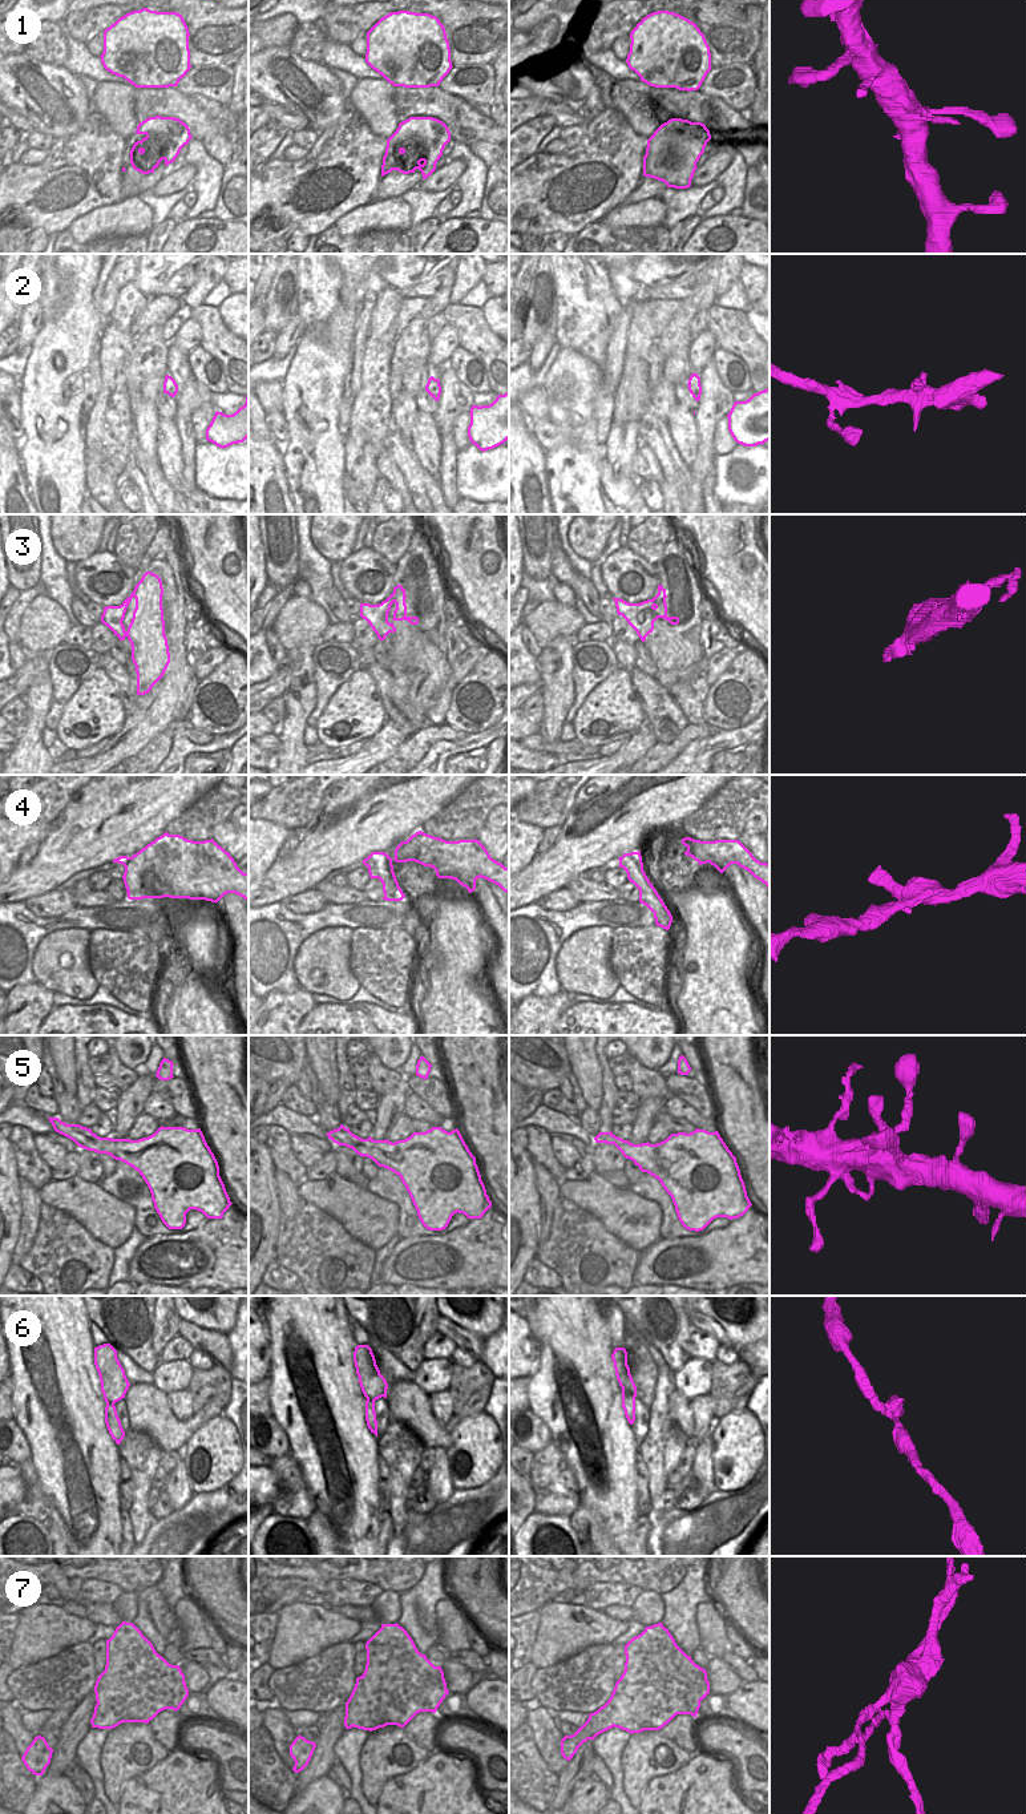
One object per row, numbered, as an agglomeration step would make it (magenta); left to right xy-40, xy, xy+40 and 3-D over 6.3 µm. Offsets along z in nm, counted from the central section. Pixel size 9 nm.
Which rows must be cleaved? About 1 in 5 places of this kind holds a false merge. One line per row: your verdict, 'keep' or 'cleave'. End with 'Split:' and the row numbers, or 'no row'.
1: keep
2: keep
3: keep
4: keep
5: keep
6: keep
7: cleave
Split: 7

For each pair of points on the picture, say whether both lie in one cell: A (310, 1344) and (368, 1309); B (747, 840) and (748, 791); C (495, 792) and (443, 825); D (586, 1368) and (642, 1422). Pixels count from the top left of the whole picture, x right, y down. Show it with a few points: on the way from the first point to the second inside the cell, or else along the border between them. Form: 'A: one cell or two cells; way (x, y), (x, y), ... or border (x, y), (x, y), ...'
A: two cells; border (346, 1309), (352, 1321)
B: two cells; border (743, 831), (738, 839)
C: one cell; way (481, 796), (456, 821)
D: two cells; border (630, 1425), (638, 1442)

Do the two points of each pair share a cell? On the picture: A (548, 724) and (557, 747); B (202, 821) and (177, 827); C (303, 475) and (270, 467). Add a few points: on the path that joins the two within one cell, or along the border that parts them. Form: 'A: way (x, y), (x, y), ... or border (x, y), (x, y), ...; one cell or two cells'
A: border (538, 732), (549, 742), (560, 739); two cells
B: way (196, 823), (184, 825); one cell
C: border (281, 447), (285, 480), (293, 500); two cells

